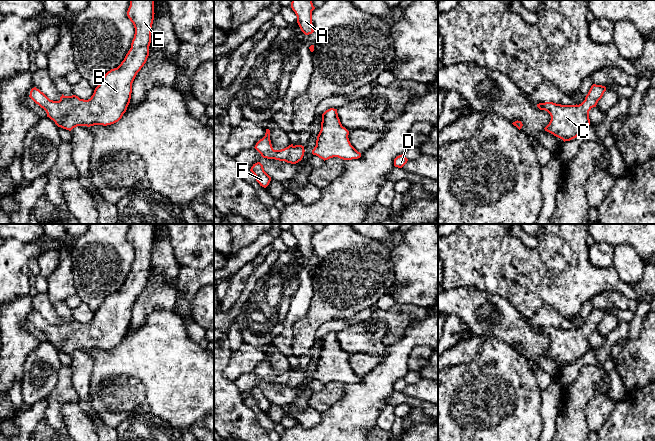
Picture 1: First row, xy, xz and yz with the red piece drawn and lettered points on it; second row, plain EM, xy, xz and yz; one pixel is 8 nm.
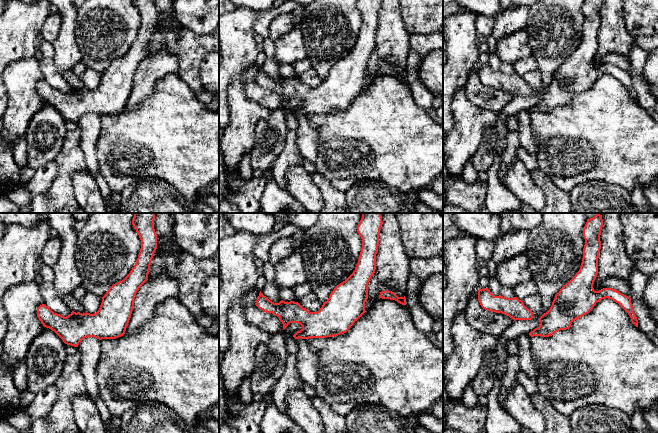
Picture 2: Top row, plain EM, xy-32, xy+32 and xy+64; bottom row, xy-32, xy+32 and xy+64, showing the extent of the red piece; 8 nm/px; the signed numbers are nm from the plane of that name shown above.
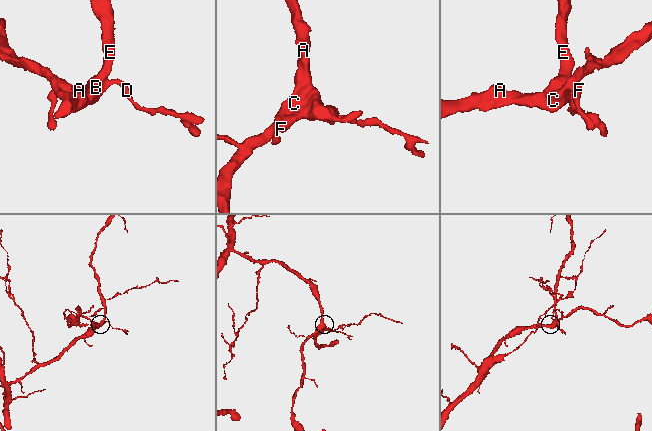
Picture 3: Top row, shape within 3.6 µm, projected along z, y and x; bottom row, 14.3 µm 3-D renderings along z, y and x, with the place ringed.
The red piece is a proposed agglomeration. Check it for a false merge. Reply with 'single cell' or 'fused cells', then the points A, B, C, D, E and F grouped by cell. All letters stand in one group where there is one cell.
single cell; groups A B C D E F

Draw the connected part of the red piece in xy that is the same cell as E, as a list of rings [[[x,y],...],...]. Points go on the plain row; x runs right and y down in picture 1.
[[[130,224],[127,240],[135,252],[131,272],[121,288],[104,299],[90,323],[84,324],[76,319],[64,320],[62,318],[59,325],[53,325],[36,311],[31,313],[29,321],[46,335],[47,341],[58,351],[69,355],[77,350],[107,350],[118,346],[130,327],[132,307],[149,280],[154,238],[154,224]]]

